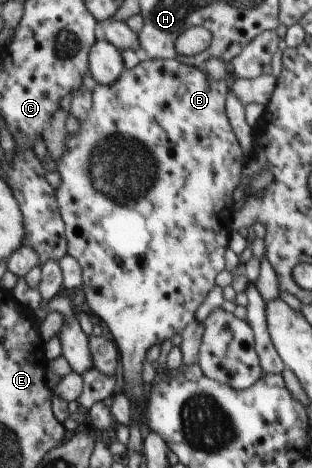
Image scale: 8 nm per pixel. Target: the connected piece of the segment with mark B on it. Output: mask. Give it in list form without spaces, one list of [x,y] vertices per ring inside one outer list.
[[[151,59],[140,62],[134,69],[126,69],[120,78],[112,85],[100,84],[93,92],[93,106],[89,116],[80,120],[80,130],[74,137],[67,133],[64,155],[56,163],[60,175],[60,185],[57,198],[61,207],[62,217],[67,225],[69,239],[69,255],[74,257],[82,269],[82,289],[85,291],[87,303],[100,321],[104,321],[113,335],[121,360],[121,389],[135,400],[139,427],[143,429],[142,409],[146,405],[148,387],[142,379],[144,361],[150,347],[160,345],[166,339],[182,335],[194,321],[198,307],[208,299],[210,291],[218,285],[216,277],[226,269],[224,253],[230,248],[232,237],[232,221],[235,221],[234,191],[240,185],[240,177],[244,174],[244,155],[241,141],[227,111],[229,93],[231,92],[225,80],[210,79],[204,69],[182,63],[179,59]]]

